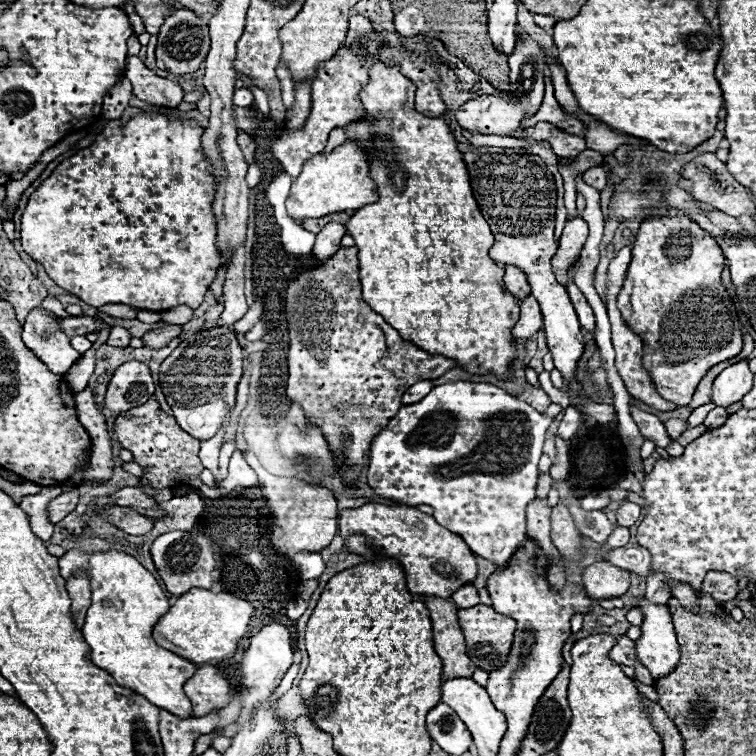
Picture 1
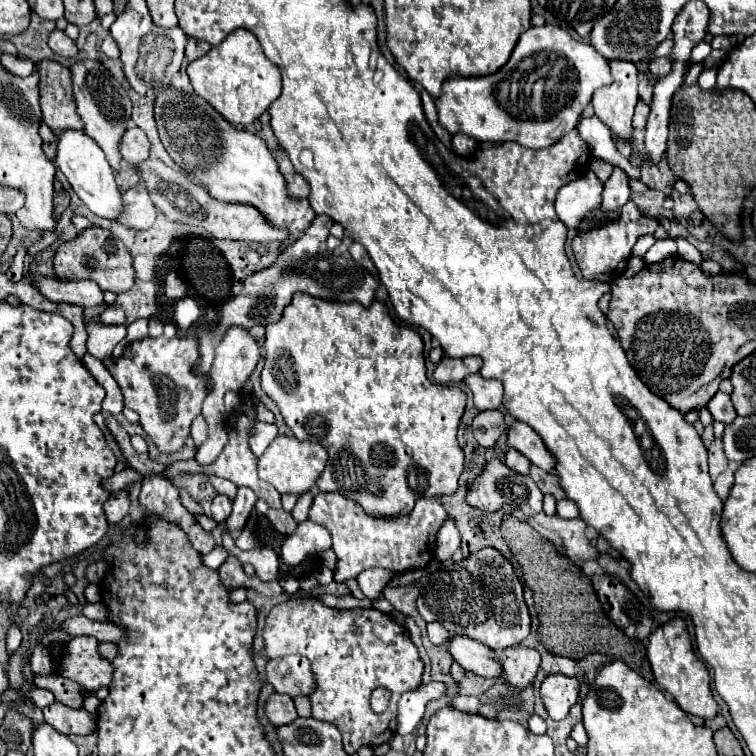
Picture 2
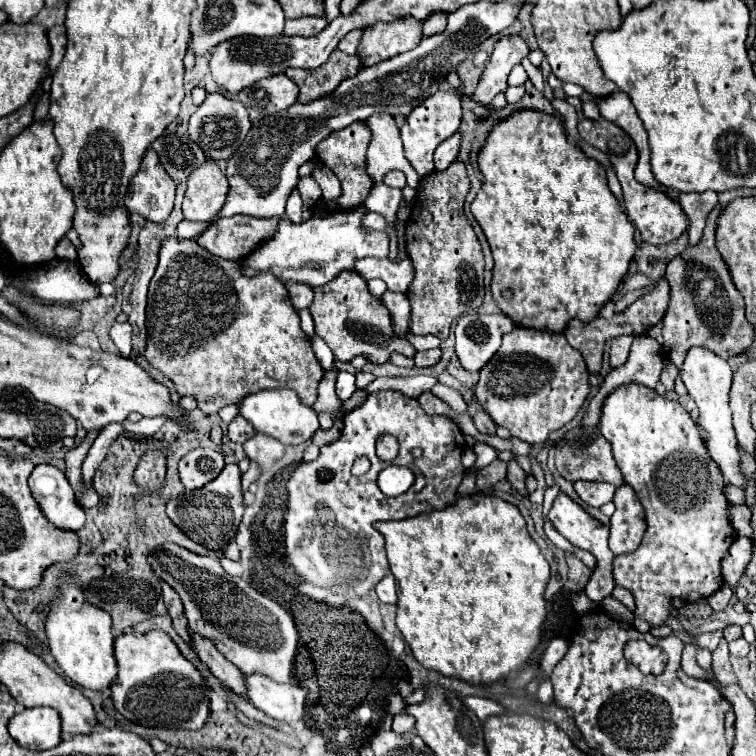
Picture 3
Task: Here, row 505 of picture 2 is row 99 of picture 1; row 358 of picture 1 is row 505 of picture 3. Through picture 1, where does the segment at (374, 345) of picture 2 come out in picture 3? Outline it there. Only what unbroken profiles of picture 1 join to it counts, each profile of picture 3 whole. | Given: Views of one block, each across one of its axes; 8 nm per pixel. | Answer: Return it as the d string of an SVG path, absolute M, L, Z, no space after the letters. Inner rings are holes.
M472 494L472 496L458 496L458 500L442 510L442 512L426 512L416 518L408 518L402 522L376 522L374 528L384 534L386 538L386 554L390 562L390 572L396 578L398 586L398 616L396 624L408 642L408 646L414 652L414 658L424 664L430 670L436 670L444 676L456 676L458 680L464 680L468 684L484 684L490 686L498 680L504 680L510 672L520 670L534 648L540 644L540 634L542 634L542 624L546 620L546 604L544 604L544 590L550 580L550 566L544 560L538 544L530 538L526 530L526 520L522 518L520 510L496 496L484 496L484 494Z

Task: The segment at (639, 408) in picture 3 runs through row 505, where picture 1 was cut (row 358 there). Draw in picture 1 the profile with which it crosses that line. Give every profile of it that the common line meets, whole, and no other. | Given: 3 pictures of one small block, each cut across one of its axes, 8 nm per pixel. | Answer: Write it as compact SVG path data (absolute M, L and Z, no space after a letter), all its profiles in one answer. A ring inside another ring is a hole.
M684 212L674 216L652 216L640 224L632 244L632 262L624 286L618 292L618 310L628 328L644 340L642 366L650 372L658 394L676 406L688 406L704 374L718 362L730 360L742 350L742 326L738 322L736 306L722 286L722 270L724 254L720 252L720 246L716 246L714 238Z

